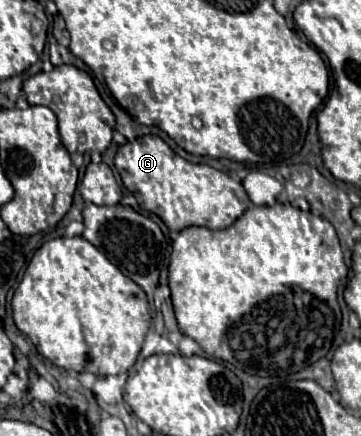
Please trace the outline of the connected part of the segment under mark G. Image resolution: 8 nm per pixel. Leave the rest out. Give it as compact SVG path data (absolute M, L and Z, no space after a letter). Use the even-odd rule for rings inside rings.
M143 136L123 144L115 156L115 166L125 188L139 198L147 212L157 214L169 230L183 230L189 226L223 230L251 206L239 180L211 166L183 160L159 136Z

